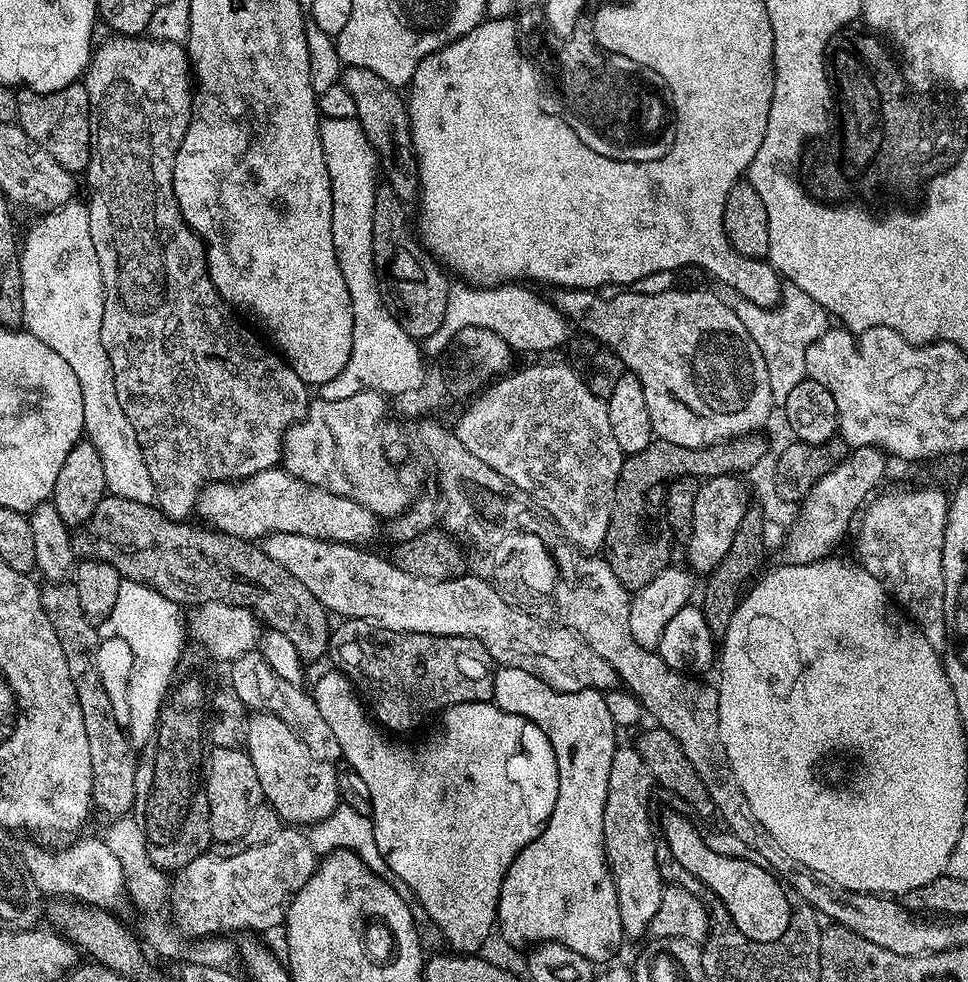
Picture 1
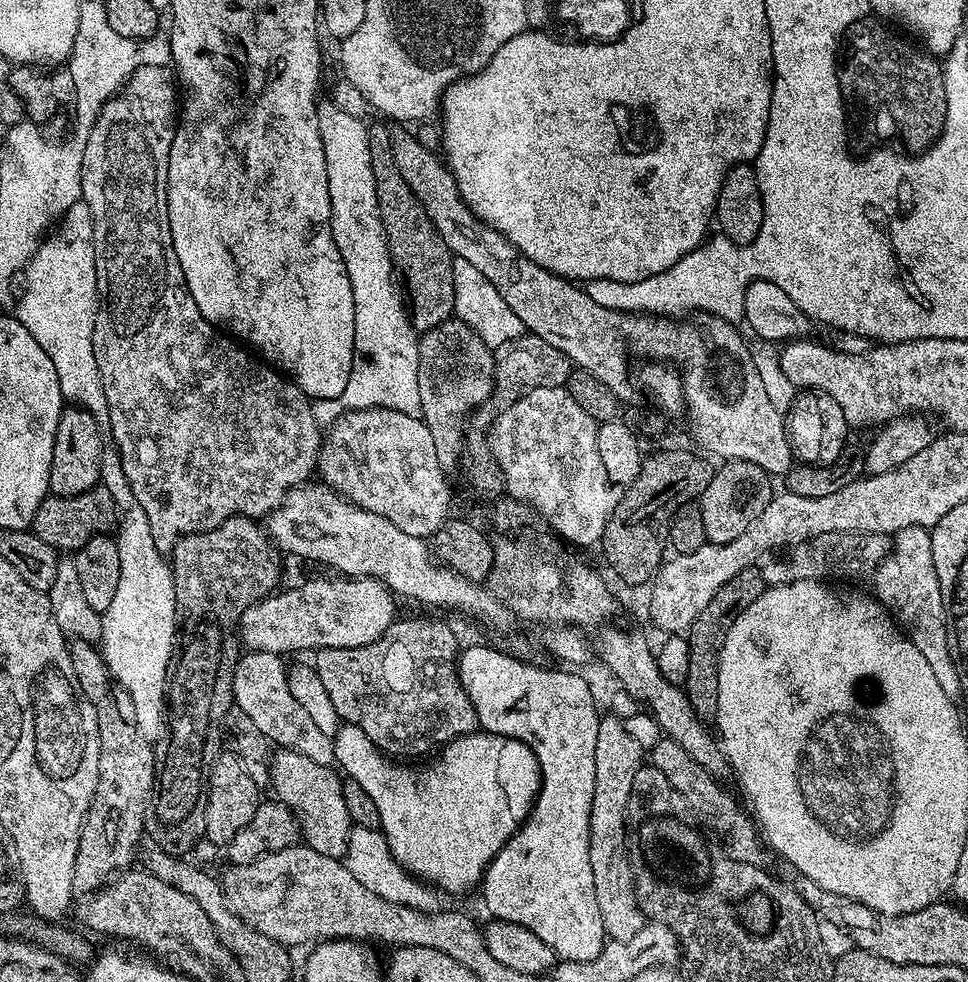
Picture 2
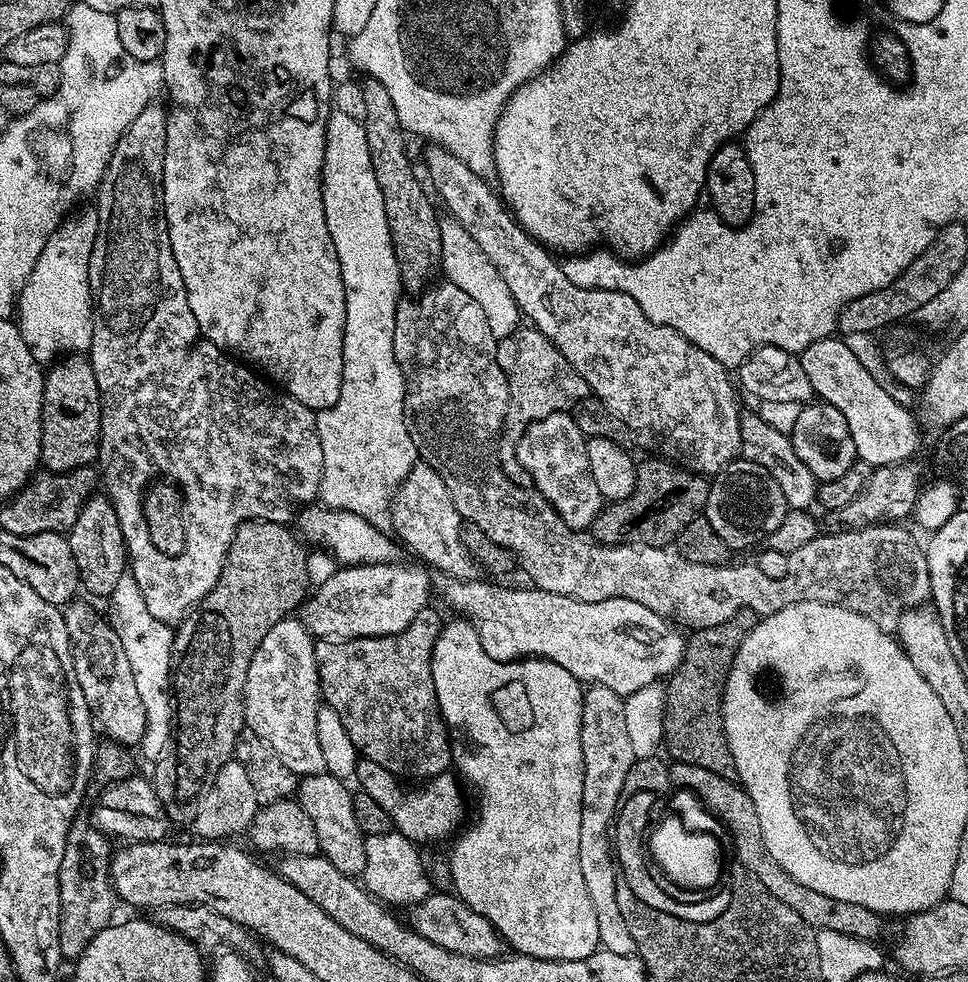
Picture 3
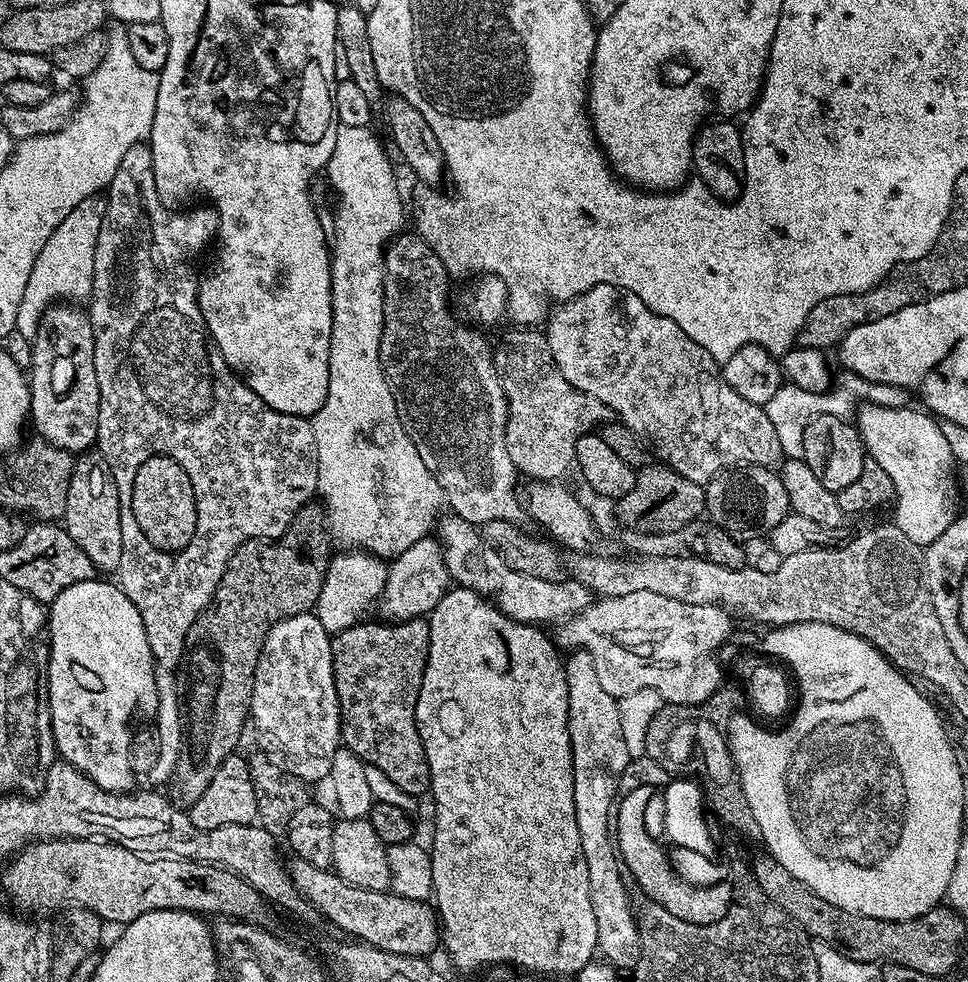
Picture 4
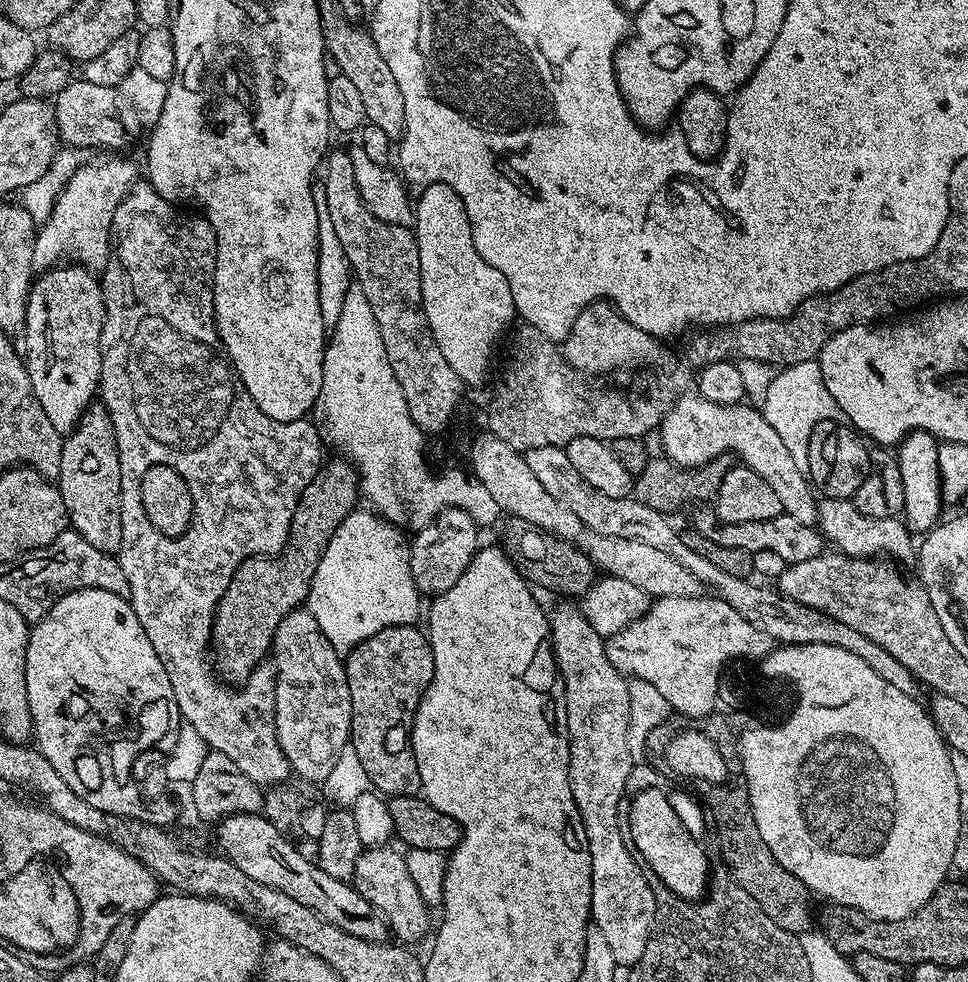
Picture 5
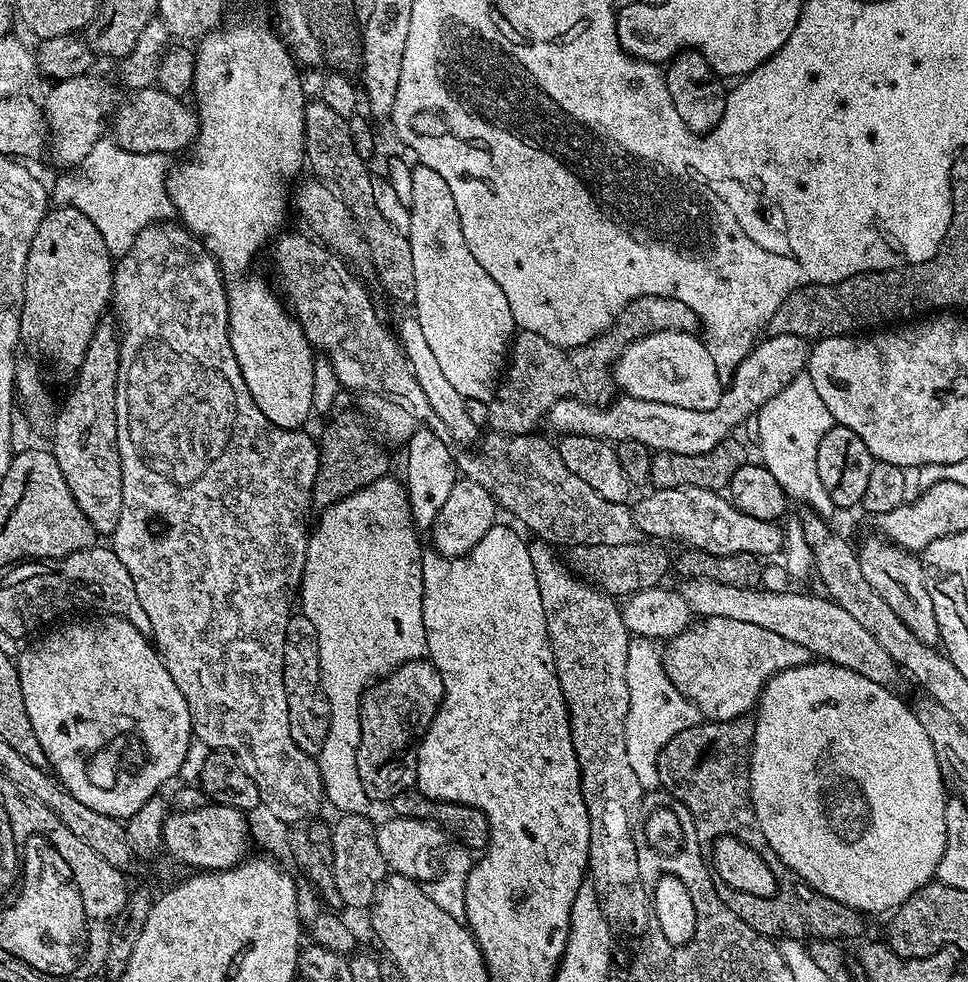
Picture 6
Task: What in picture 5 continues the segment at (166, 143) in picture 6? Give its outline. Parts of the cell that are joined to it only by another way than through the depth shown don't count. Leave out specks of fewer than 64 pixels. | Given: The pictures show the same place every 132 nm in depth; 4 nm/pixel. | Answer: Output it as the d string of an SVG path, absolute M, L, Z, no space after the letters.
M73 78L68 85L54 97L52 104L52 118L56 121L57 137L67 147L77 150L83 148L112 148L108 150L120 150L124 144L124 124L120 121L120 112L116 109L118 96L113 89L106 86L98 86L95 82L86 82L83 78Z

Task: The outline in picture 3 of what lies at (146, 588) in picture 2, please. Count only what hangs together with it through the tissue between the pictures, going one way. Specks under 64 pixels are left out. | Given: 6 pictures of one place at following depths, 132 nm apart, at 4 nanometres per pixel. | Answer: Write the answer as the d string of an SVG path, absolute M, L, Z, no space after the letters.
M130 574L119 580L118 587L110 598L110 604L113 616L111 619L114 621L118 638L122 638L126 658L130 658L130 670L134 670L134 682L138 685L138 695L142 698L143 709L146 710L146 730L140 739L138 751L149 762L155 762L170 747L174 735L174 701L170 691L174 632L167 623L151 616L138 583Z

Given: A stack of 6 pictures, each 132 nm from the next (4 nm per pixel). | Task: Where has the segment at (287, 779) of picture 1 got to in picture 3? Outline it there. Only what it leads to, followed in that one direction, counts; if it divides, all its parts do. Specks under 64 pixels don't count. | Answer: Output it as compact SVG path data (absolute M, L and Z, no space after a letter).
M323 771L313 776L303 777L298 784L298 802L306 814L310 814L310 822L314 822L314 830L318 830L320 843L319 855L326 857L338 870L347 876L356 878L366 866L366 846L358 822L354 822L354 806L352 792L345 781L339 780L329 772Z

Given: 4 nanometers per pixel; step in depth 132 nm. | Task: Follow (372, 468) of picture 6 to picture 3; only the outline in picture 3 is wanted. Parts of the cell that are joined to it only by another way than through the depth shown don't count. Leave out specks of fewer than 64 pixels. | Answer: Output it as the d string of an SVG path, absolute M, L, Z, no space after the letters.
M247 520L245 524L239 524L236 527L236 533L232 539L232 544L229 546L228 553L225 554L225 562L217 584L200 600L199 604L180 620L178 627L175 629L172 638L172 674L170 677L170 691L174 701L174 735L170 741L170 747L163 752L159 760L155 761L154 764L154 768L156 768L154 787L158 798L164 803L164 812L168 815L169 821L173 825L187 825L192 821L196 813L196 801L200 799L201 791L208 788L210 782L214 782L214 774L218 774L220 767L227 760L233 759L236 751L238 730L245 727L244 687L246 686L246 670L250 670L250 658L254 654L254 650L258 650L262 638L266 638L266 630L270 630L270 626L274 626L279 620L289 619L309 595L310 585L308 583L308 575L306 574L306 558L308 557L309 549L301 543L295 531L292 531L292 533L287 532L288 530L285 525L275 524L269 520Z

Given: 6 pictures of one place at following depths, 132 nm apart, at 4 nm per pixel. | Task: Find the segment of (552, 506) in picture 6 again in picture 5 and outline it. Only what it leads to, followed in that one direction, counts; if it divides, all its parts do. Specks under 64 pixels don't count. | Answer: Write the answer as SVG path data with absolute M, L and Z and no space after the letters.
M561 445L527 449L524 452L524 461L526 466L530 466L530 470L534 470L534 478L538 478L538 482L542 482L542 486L546 486L546 490L554 494L554 498L558 498L566 507L574 510L574 514L578 514L578 518L582 518L582 522L590 530L607 536L646 542L646 546L655 546L658 550L662 550L662 554L670 554L670 558L674 558L674 562L682 562L682 566L686 566L686 570L690 570L690 574L694 574L701 585L730 604L748 622L752 622L760 630L770 634L777 643L837 645L840 649L857 654L858 658L862 658L870 666L874 674L885 679L890 686L897 687L908 695L919 693L920 683L916 676L910 674L910 670L902 665L902 662L873 639L867 638L858 630L851 629L844 622L838 622L837 619L822 611L794 602L782 595L775 587L772 587L773 589L768 587L771 585L729 574L726 570L718 570L714 562L702 558L702 554L694 554L694 550L686 546L683 535L679 531L676 533L675 526L668 521L671 519L665 513L646 506L632 496L609 498L608 495L602 494L602 490L594 490L594 486L590 486L590 482L584 481L582 474L574 470L570 458Z

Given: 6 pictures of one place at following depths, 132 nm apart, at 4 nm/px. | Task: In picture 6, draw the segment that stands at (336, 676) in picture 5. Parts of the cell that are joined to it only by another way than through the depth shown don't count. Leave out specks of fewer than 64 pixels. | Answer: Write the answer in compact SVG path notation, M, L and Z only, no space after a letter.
M294 614L288 620L284 643L284 685L290 710L290 734L294 742L303 752L319 753L328 729L328 703L320 685L318 634L314 630L314 622L303 614Z

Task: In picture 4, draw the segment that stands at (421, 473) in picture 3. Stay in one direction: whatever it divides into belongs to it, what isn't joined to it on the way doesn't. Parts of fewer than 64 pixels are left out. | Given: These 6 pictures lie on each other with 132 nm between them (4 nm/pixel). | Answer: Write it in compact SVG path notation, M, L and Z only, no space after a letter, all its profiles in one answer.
M441 515L438 520L438 532L439 528L438 539L440 547L444 549L444 564L448 567L449 577L459 587L472 588L485 600L491 600L512 620L518 620L522 624L556 626L571 620L593 603L594 593L575 578L546 582L546 578L533 578L530 574L518 574L518 570L510 570L510 566L506 566L506 562L498 558L496 551L490 550L490 546L482 542L479 527L466 522L461 516Z

